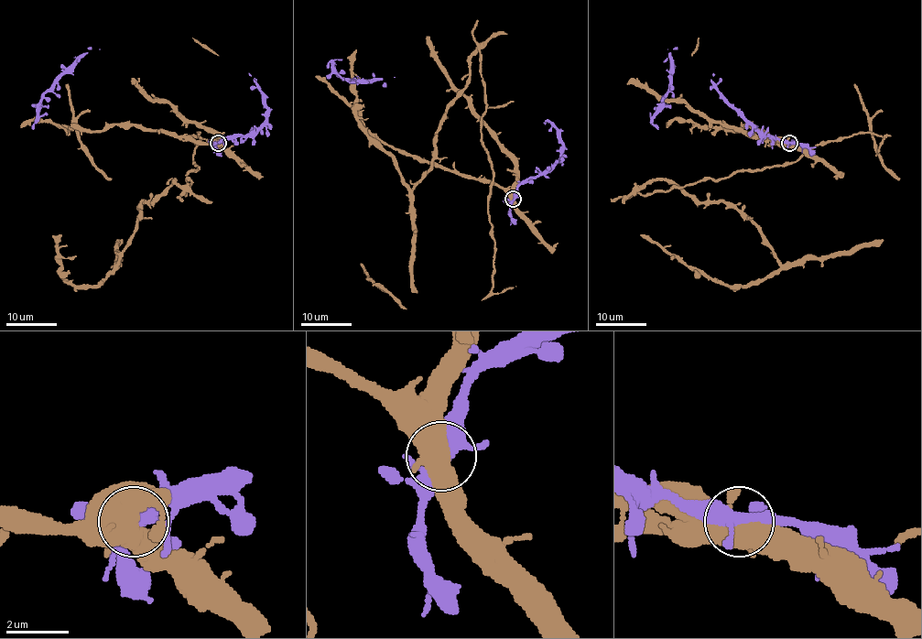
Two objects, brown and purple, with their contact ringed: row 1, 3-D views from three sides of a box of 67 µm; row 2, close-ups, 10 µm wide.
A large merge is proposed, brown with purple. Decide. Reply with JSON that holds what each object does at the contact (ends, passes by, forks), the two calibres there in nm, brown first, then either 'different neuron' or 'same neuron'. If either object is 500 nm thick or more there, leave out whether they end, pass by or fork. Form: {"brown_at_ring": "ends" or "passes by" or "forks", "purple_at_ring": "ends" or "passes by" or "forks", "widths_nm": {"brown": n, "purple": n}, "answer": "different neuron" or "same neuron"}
{"brown_at_ring": "forks", "purple_at_ring": "forks", "widths_nm": {"brown": 480, "purple": 380}, "answer": "different neuron"}

